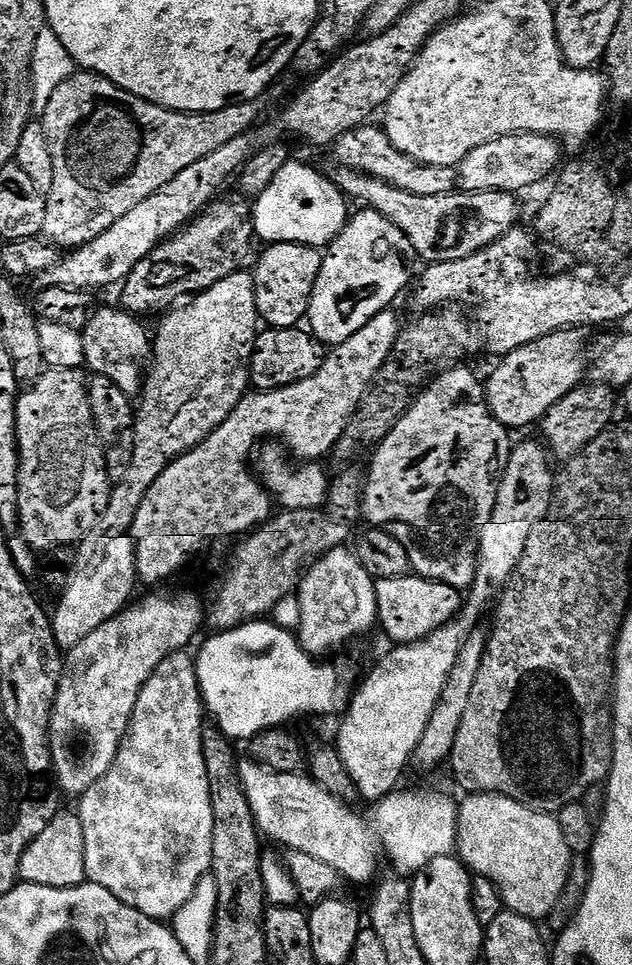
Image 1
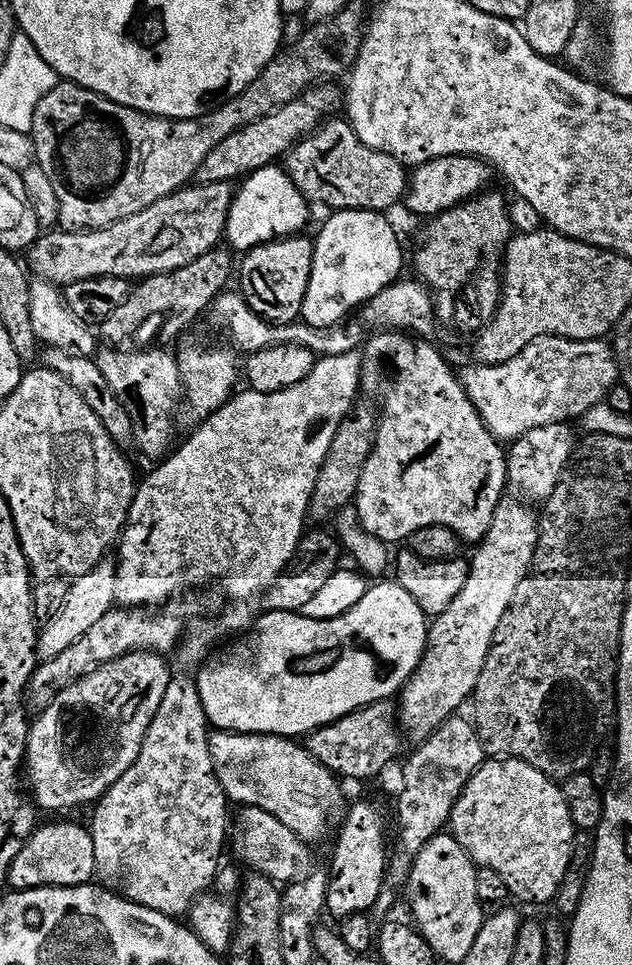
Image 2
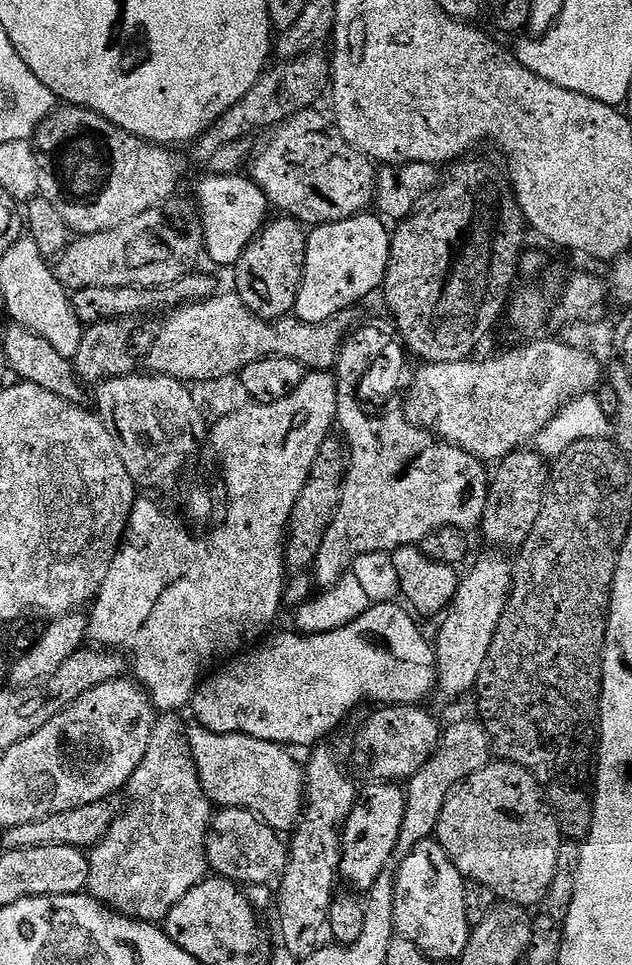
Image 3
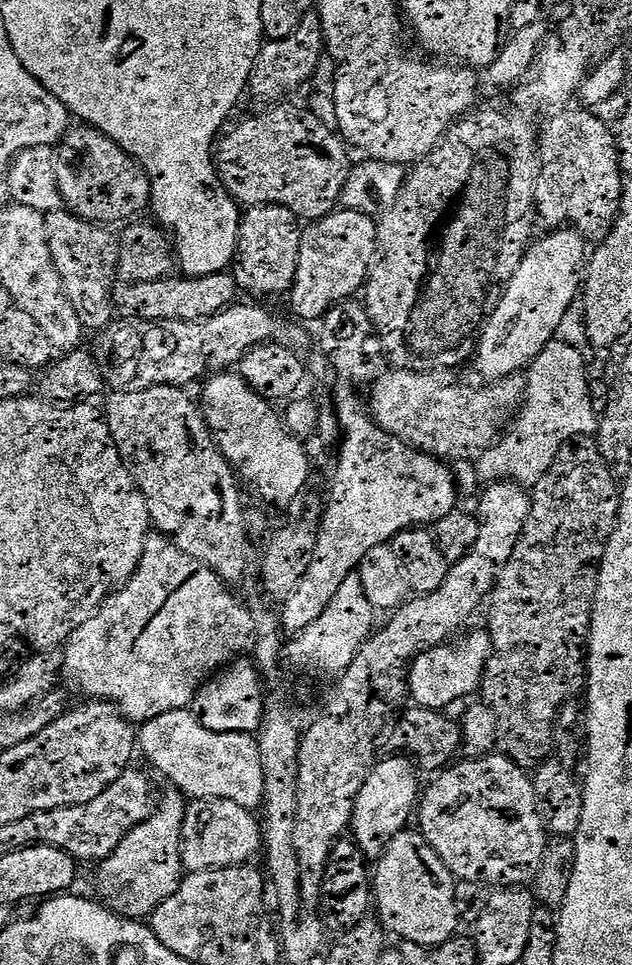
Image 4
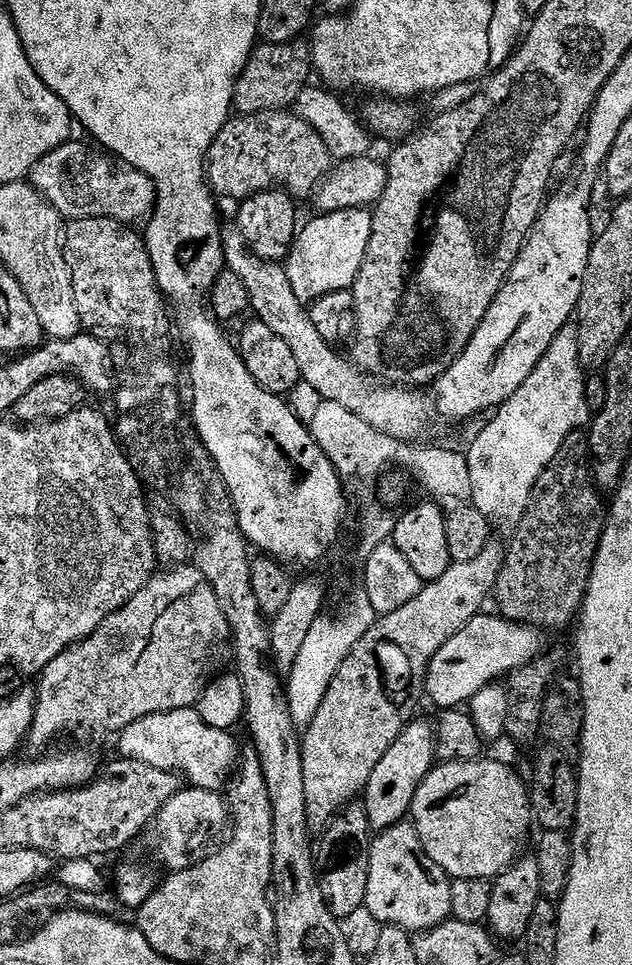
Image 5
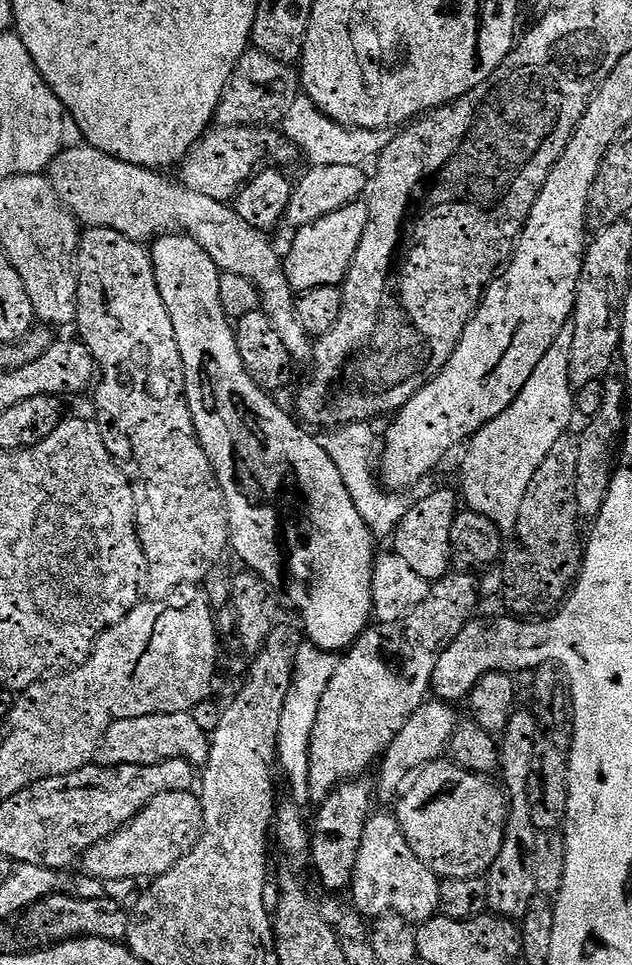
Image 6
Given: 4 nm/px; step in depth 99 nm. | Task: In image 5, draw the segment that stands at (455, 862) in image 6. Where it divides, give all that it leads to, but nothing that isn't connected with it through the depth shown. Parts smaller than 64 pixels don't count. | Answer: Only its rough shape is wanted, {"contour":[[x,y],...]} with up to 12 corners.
{"contour":[[500,760],[437,763],[410,823],[452,880],[493,881],[533,827]]}

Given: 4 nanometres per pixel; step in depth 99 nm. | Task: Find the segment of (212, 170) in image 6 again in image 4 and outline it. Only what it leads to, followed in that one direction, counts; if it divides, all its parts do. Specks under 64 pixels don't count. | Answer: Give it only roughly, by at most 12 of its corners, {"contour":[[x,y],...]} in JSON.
{"contour":[[284,104],[226,133],[214,163],[241,205],[337,211],[345,141]]}

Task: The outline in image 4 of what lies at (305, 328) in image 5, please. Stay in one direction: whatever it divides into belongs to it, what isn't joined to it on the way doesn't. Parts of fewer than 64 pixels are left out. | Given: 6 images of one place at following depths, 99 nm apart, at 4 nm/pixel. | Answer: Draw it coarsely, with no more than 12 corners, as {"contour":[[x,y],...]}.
{"contour":[[393,371],[376,426],[445,462],[479,458],[525,401],[523,375],[456,384]]}

